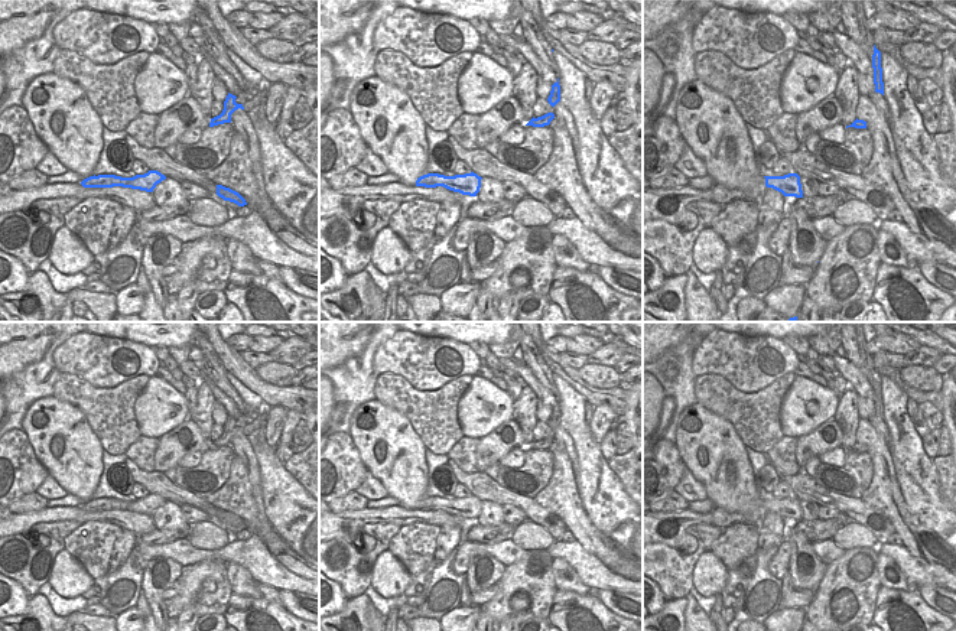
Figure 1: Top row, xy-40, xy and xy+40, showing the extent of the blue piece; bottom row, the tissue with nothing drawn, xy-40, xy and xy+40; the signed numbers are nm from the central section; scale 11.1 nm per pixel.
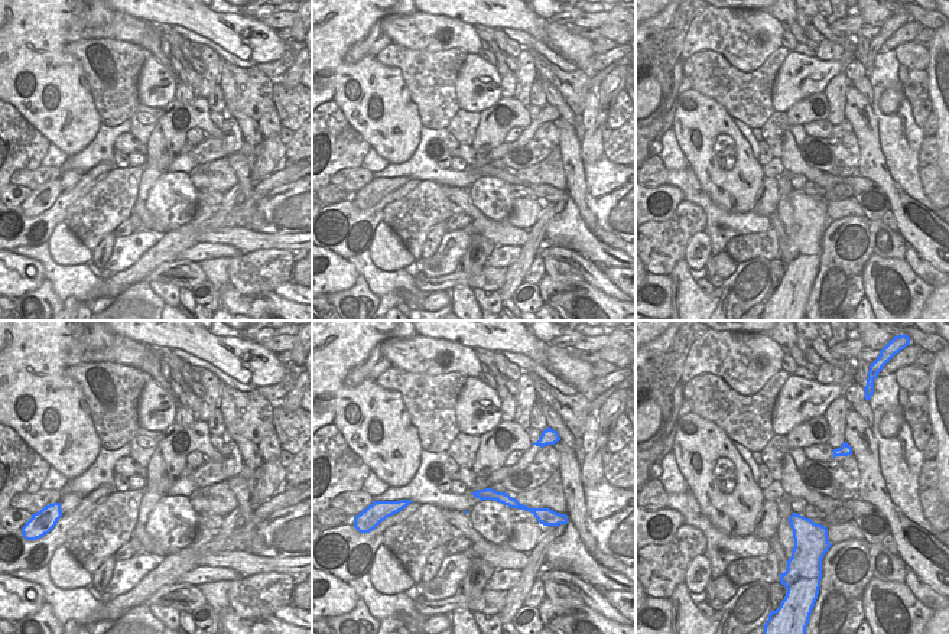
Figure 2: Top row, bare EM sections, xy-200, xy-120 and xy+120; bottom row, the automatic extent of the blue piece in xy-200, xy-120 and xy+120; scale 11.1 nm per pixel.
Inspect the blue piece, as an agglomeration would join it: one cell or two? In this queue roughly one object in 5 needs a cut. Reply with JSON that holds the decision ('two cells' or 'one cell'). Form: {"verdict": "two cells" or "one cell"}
{"verdict": "one cell"}

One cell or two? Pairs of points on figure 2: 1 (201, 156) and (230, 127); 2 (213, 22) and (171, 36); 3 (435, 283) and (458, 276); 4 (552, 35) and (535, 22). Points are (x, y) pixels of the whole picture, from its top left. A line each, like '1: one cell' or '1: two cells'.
1: one cell
2: two cells
3: one cell
4: one cell

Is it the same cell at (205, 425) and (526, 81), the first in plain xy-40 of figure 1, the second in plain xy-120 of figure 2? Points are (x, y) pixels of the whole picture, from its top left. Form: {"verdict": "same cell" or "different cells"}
{"verdict": "same cell"}

